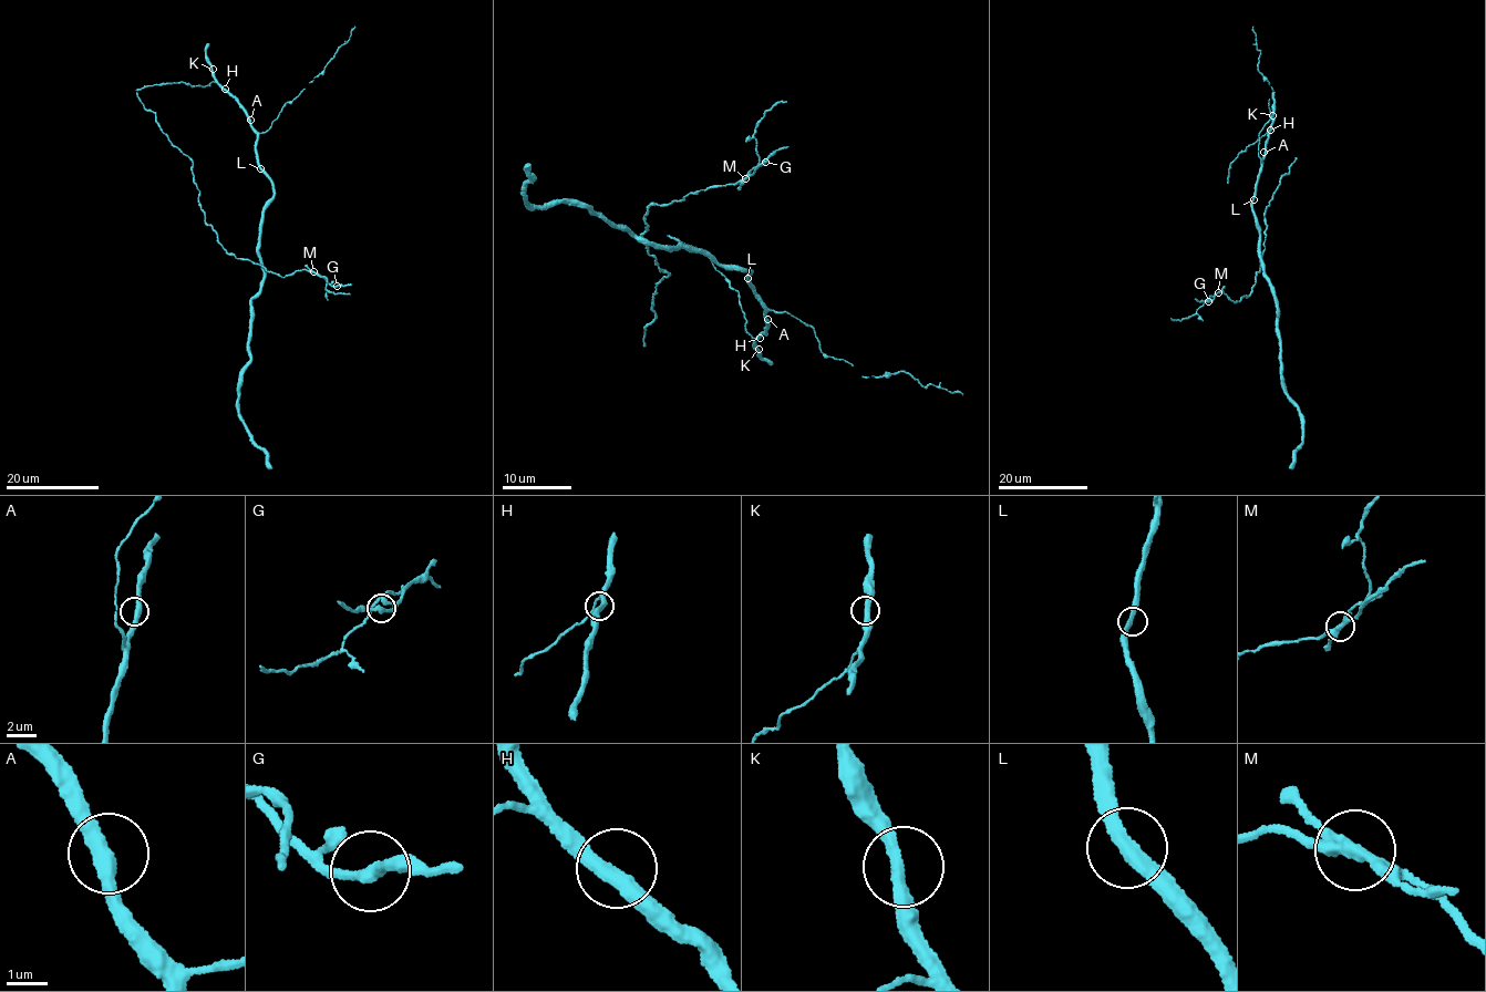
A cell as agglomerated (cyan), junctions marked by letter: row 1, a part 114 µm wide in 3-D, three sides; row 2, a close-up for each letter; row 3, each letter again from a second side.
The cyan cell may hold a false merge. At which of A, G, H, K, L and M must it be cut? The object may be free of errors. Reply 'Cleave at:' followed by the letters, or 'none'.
Cleave at: M

